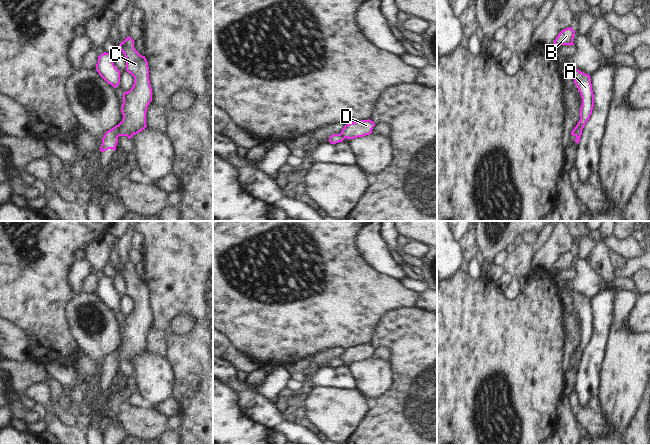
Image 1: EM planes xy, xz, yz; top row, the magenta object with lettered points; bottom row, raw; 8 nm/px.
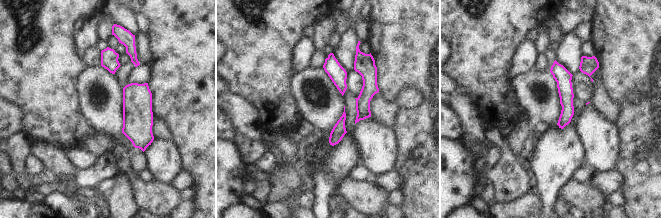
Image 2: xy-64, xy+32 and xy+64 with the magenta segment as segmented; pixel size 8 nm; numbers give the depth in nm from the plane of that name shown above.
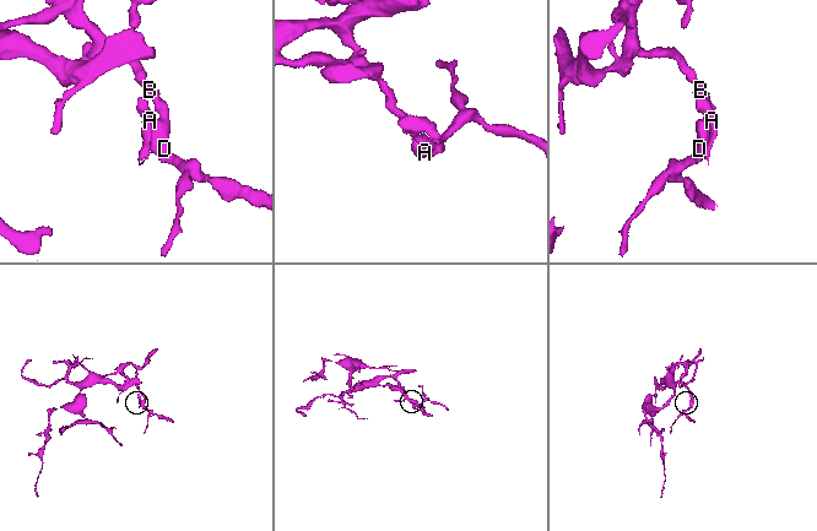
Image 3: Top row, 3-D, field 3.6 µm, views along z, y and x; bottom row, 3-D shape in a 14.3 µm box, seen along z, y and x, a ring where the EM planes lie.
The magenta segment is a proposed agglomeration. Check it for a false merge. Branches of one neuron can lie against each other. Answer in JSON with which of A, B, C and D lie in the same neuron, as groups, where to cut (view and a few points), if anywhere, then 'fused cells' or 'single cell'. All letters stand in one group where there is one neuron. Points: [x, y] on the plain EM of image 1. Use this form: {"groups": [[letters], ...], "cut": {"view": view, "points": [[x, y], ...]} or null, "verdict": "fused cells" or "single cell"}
{"groups": [["A"], ["B", "C", "D"]], "cut": {"view": "xy", "points": [[117, 349], [119, 359]]}, "verdict": "fused cells"}

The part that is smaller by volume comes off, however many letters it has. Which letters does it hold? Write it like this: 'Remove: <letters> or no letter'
Remove: A

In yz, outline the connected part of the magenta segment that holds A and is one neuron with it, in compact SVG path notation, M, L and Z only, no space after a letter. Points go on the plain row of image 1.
M564 291L572 293L574 307L577 310L582 322L582 329L580 332L580 344L576 349L575 366L578 368L582 359L582 354L592 338L592 334L594 331L594 318L592 314L590 299L579 295L574 291Z

